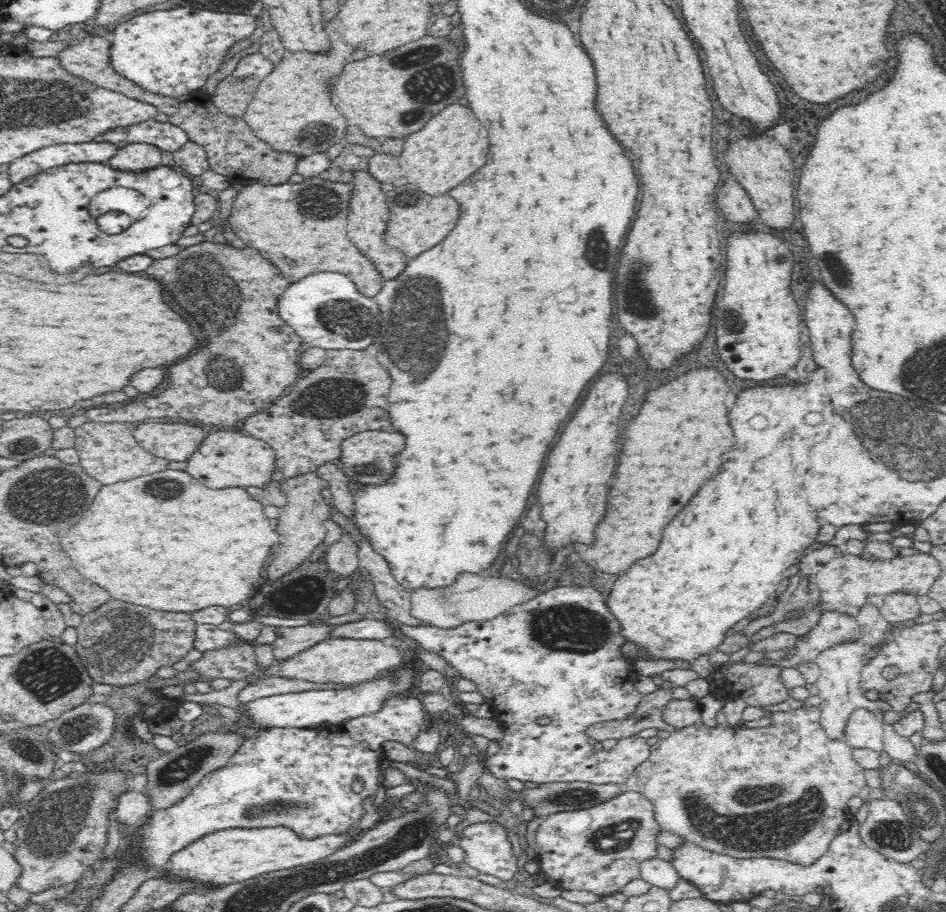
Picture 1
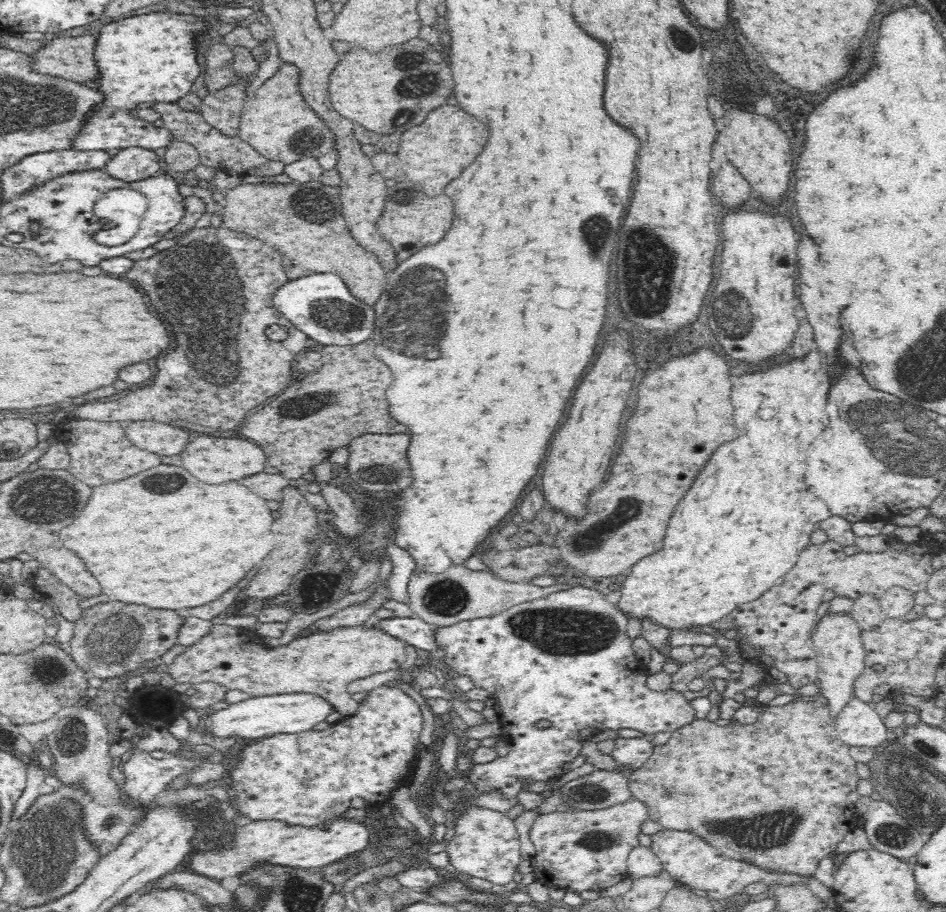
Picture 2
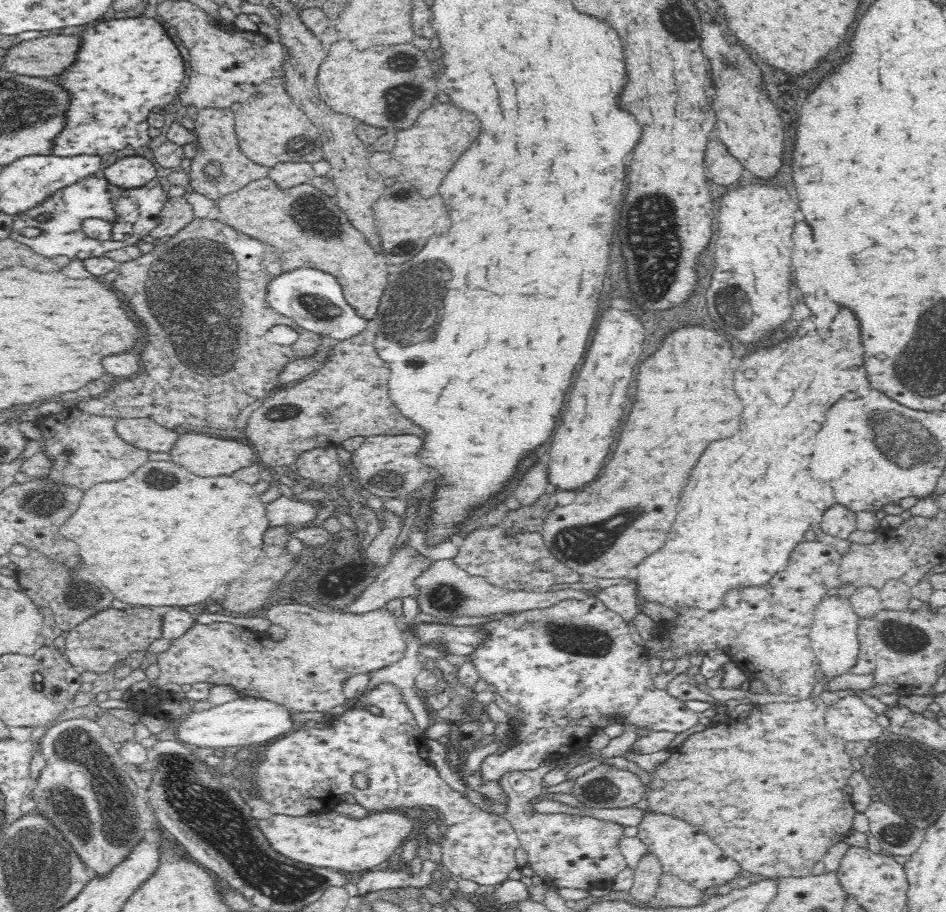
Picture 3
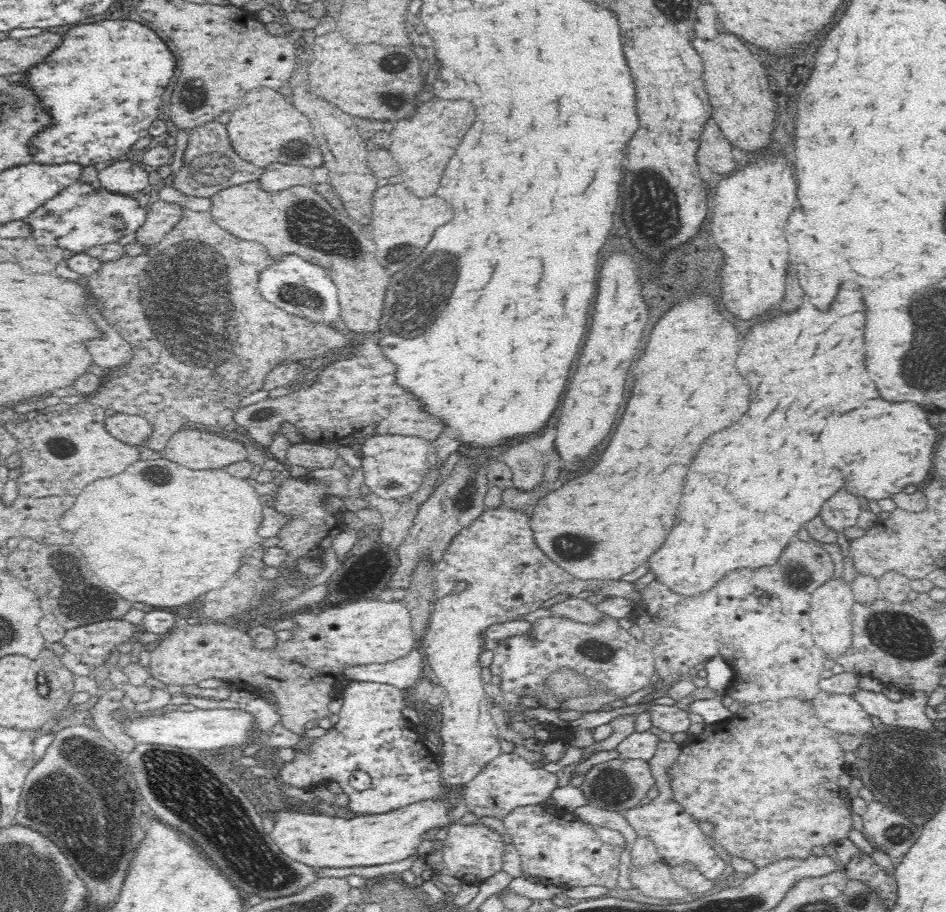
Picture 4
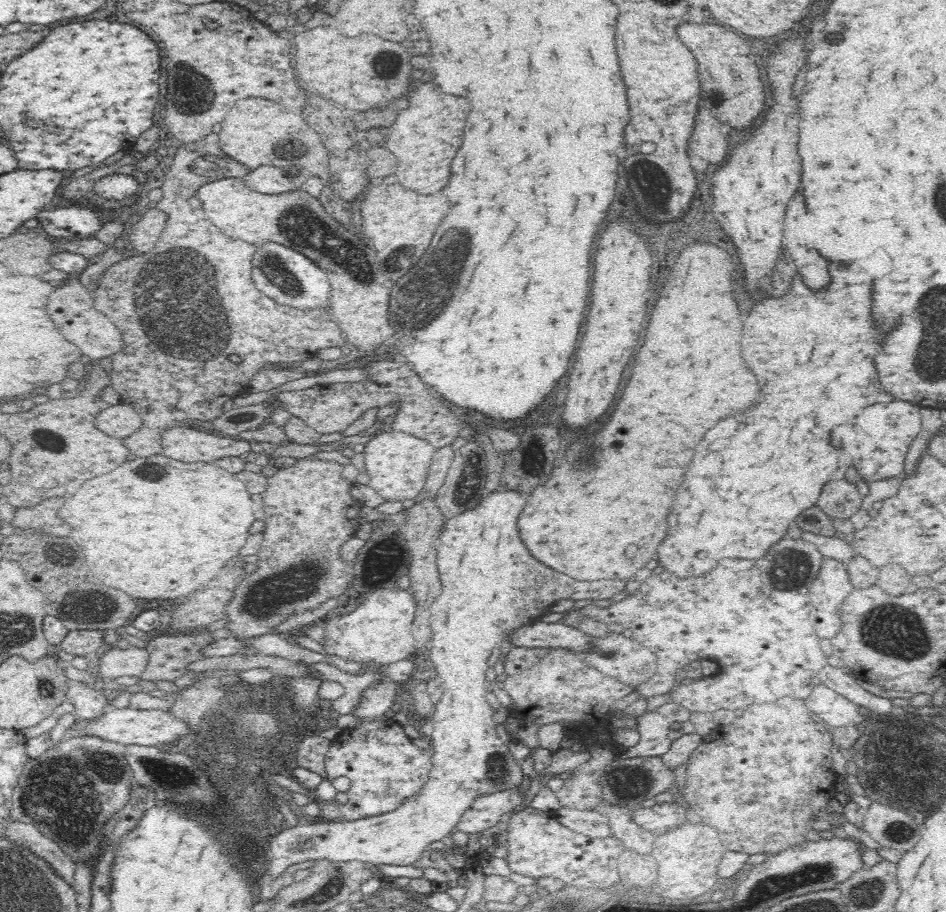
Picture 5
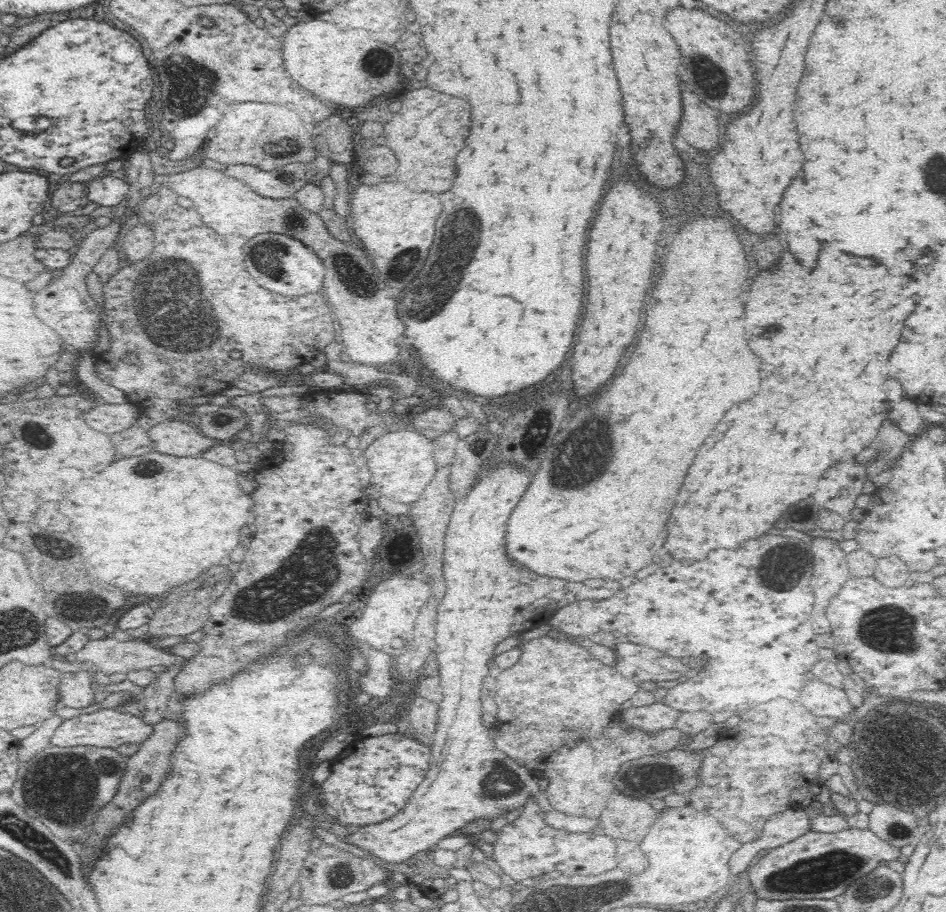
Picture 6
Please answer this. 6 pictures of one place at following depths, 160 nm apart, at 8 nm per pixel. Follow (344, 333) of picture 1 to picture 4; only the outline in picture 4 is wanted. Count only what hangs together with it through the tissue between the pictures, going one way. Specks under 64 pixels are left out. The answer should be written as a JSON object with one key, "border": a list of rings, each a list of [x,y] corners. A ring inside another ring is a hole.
{"border":[[[288,254],[288,256],[274,260],[274,264],[262,268],[258,282],[260,282],[258,288],[260,288],[262,296],[268,302],[276,304],[278,308],[282,308],[290,314],[298,314],[298,316],[309,320],[326,322],[330,325],[334,325],[339,318],[337,288],[330,280],[328,271],[325,268],[320,268],[320,265],[314,266],[314,264],[306,262],[300,256]],[[288,290],[292,290],[292,292],[288,292]],[[296,290],[306,290],[306,292],[296,292]]]}

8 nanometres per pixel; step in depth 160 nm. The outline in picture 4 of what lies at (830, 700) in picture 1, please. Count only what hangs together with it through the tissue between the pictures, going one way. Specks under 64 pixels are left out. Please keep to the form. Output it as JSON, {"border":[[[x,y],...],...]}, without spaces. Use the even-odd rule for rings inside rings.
{"border":[[[830,577],[822,584],[820,590],[812,594],[812,604],[809,608],[809,620],[812,626],[812,637],[826,656],[828,664],[833,663],[837,656],[851,645],[852,642],[852,620],[850,620],[850,608],[855,596],[851,590],[850,583],[842,578]]]}

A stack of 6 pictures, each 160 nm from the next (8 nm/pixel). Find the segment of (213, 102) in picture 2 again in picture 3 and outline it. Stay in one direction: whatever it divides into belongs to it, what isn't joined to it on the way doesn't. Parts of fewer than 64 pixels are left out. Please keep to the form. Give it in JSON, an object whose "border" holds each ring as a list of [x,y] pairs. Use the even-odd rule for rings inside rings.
{"border":[[[203,108],[193,121],[196,135],[196,155],[191,159],[190,170],[187,173],[188,183],[192,190],[217,201],[221,196],[236,192],[249,182],[269,176],[270,167],[256,164],[241,153],[234,130],[234,113],[230,109]],[[216,162],[220,166],[218,178],[206,172],[206,166]]]}

